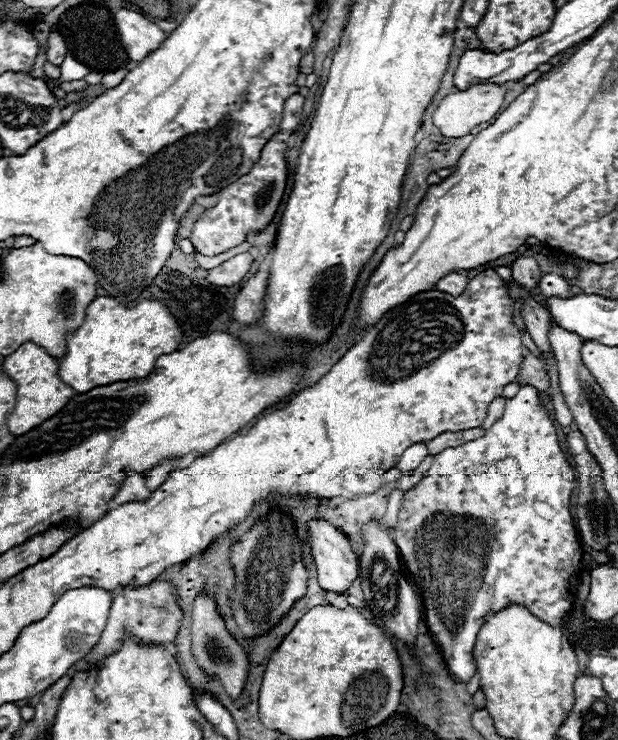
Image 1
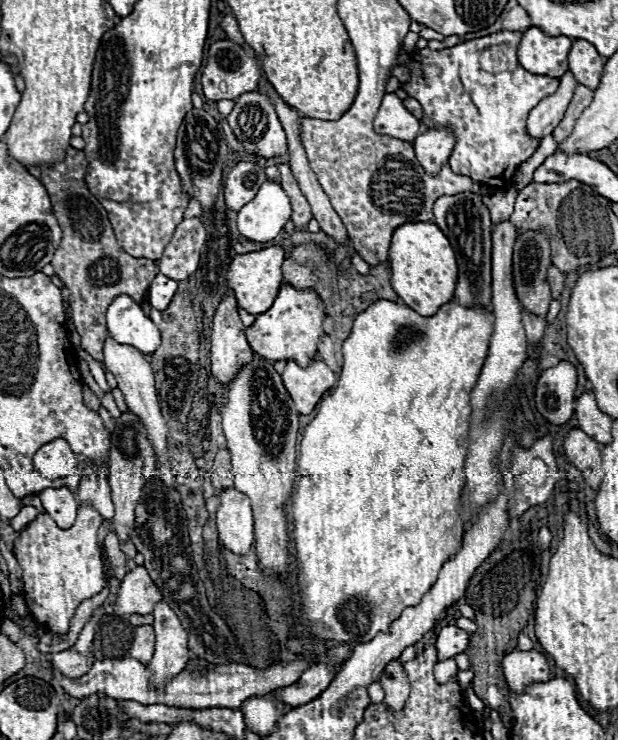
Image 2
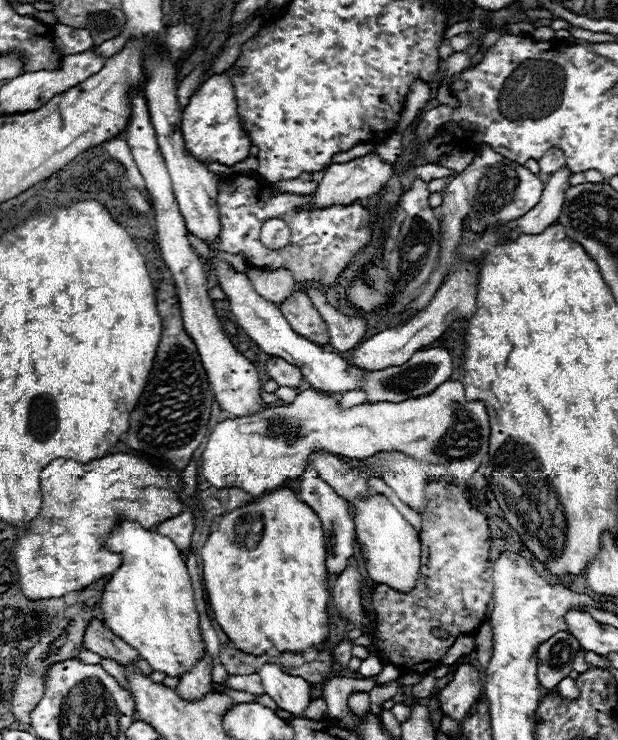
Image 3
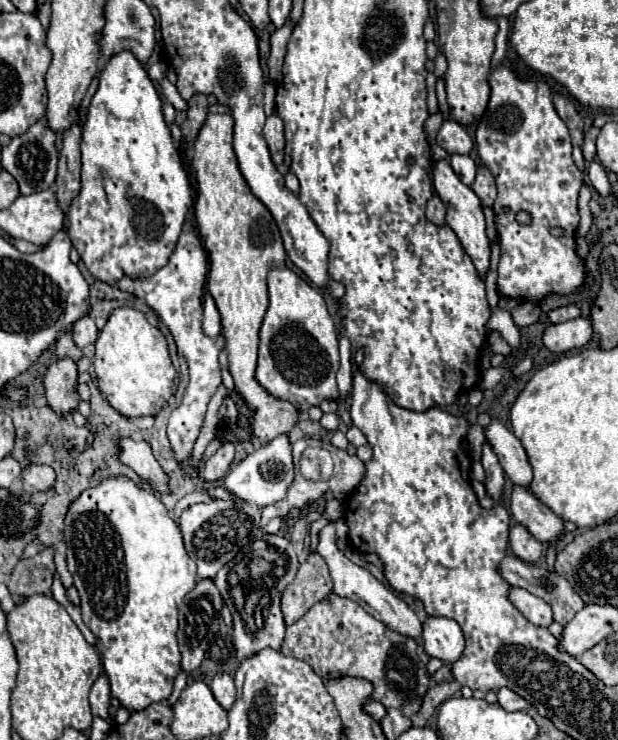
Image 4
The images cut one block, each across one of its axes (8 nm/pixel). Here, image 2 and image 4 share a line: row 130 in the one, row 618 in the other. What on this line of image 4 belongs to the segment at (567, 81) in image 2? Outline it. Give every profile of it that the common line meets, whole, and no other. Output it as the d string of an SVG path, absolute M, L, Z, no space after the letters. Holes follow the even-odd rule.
M510 586L510 592L508 592L508 600L532 622L532 624L538 624L538 626L548 626L554 618L552 618L552 608L538 596L526 592L524 588L518 588L518 586Z

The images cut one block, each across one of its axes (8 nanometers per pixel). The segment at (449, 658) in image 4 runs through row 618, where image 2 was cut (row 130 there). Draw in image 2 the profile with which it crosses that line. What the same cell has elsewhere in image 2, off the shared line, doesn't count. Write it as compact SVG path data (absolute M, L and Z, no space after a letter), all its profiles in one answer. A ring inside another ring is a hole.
M428 128L414 140L414 150L426 172L434 174L448 162L456 136L448 128Z

